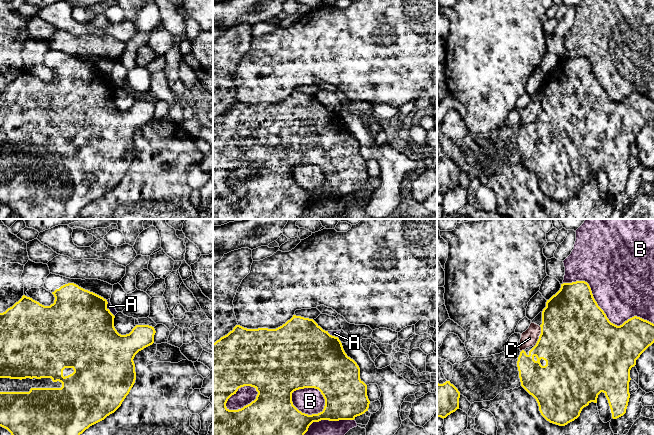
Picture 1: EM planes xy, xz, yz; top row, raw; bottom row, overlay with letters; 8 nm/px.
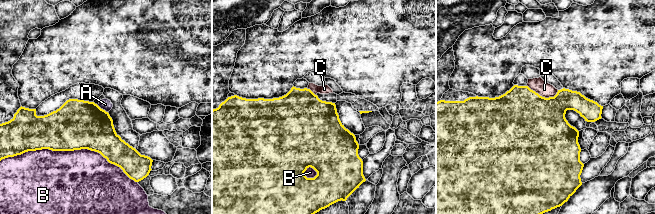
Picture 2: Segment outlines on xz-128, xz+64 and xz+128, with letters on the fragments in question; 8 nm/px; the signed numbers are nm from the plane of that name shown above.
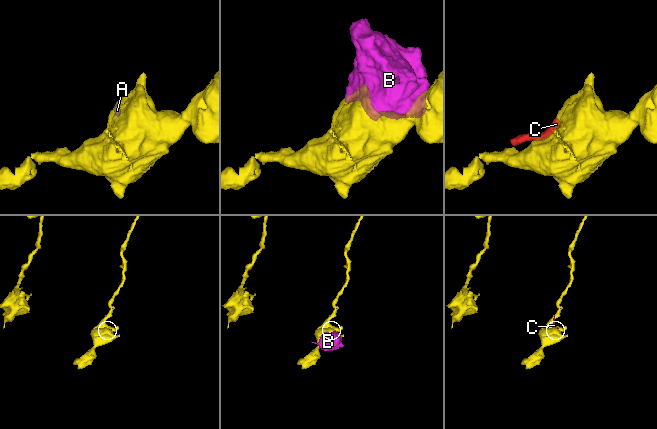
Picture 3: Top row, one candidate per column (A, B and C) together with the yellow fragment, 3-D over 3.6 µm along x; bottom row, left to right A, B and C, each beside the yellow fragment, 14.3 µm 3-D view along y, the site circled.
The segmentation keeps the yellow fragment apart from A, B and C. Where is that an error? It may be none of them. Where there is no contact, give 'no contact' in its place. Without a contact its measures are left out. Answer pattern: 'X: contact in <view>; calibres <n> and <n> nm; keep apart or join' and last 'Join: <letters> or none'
A: contact in xy; calibres 500 and 50 nm; keep apart
B: contact in yz; calibres 500 and 500 nm; keep apart
C: contact in yz; calibres 480 and 140 nm; keep apart
Join: none

